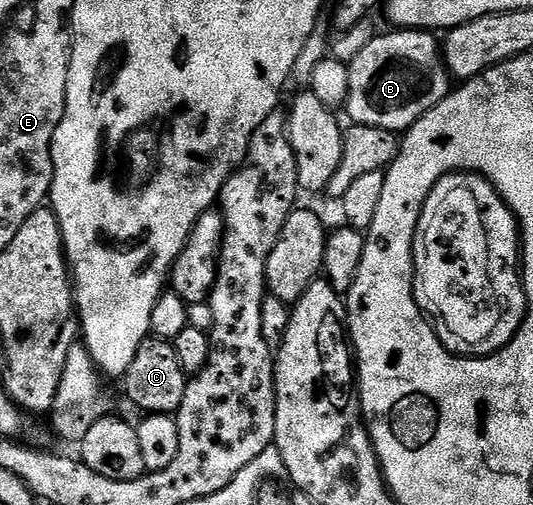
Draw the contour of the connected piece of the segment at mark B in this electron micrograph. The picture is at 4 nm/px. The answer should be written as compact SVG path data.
M406 28L390 32L365 43L355 59L350 59L345 111L356 126L405 132L425 112L447 98L453 89L453 79L443 60L440 39L434 33Z

